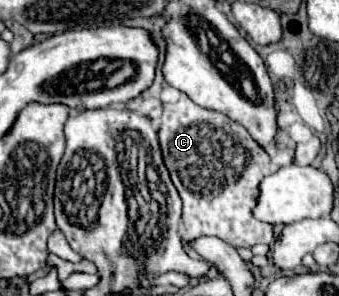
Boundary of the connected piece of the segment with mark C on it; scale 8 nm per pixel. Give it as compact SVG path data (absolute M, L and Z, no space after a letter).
M182 95L176 103L164 103L162 109L164 113L162 113L162 125L160 125L158 137L160 137L164 165L170 171L172 183L178 189L184 203L182 239L188 243L200 235L214 235L224 239L232 247L252 247L256 243L270 245L274 241L272 225L254 219L252 207L254 207L262 177L278 171L278 165L272 163L266 151L250 137L250 133L242 125L238 125L224 113L204 109L196 105L192 99L188 99L186 95Z

